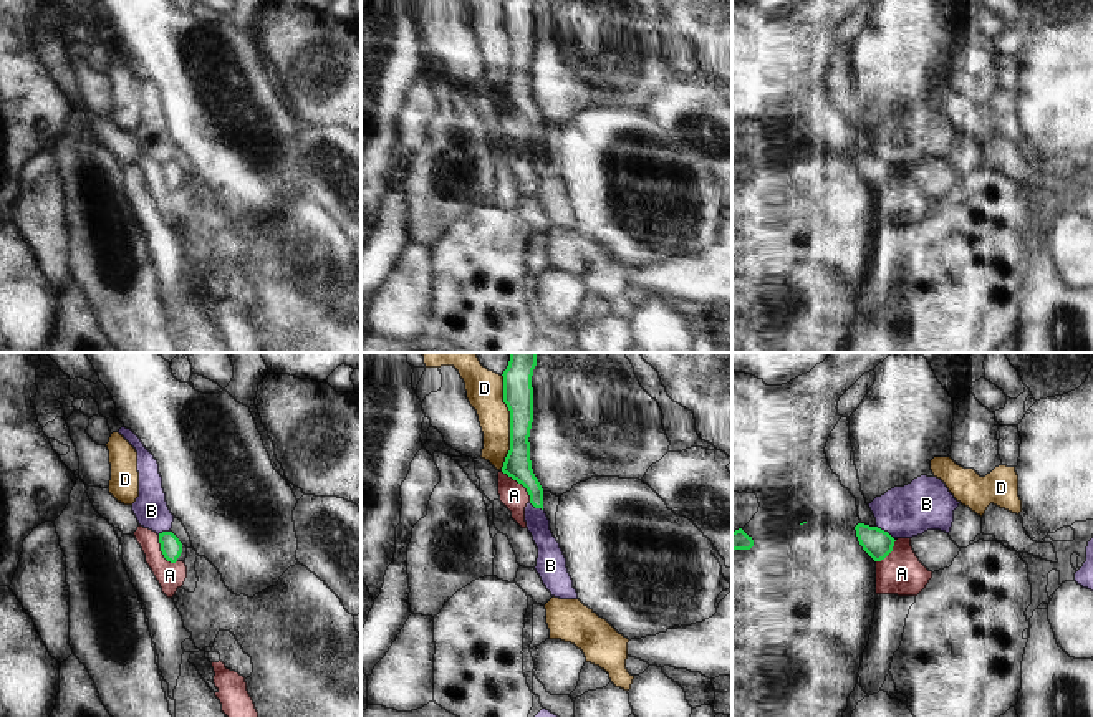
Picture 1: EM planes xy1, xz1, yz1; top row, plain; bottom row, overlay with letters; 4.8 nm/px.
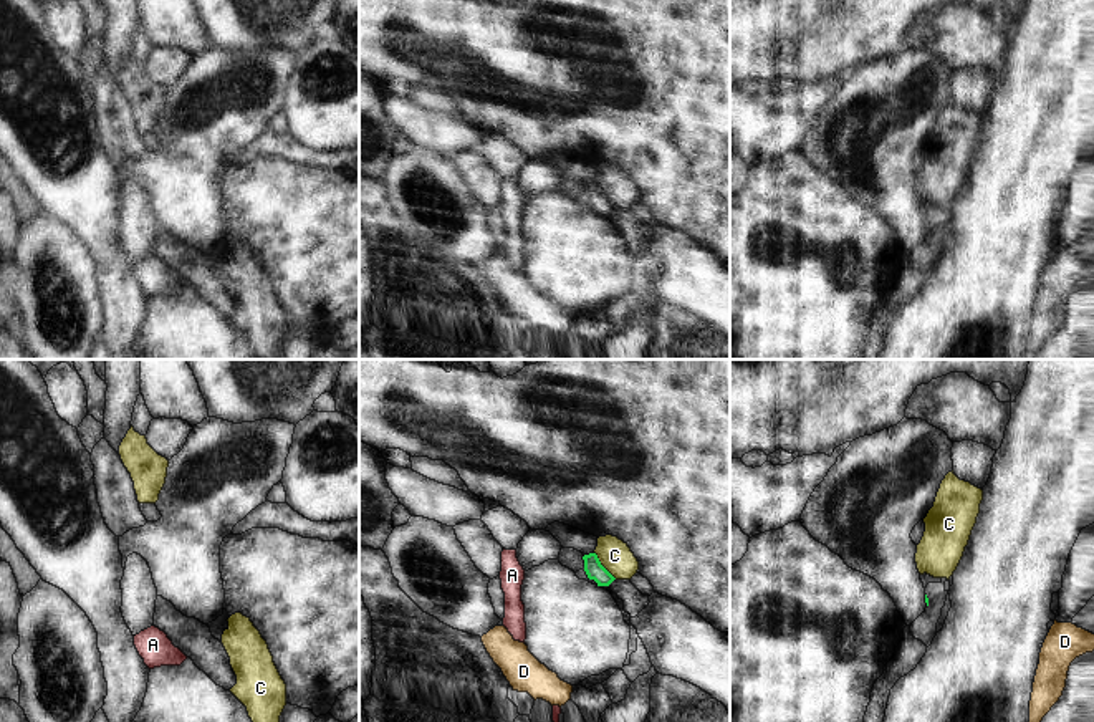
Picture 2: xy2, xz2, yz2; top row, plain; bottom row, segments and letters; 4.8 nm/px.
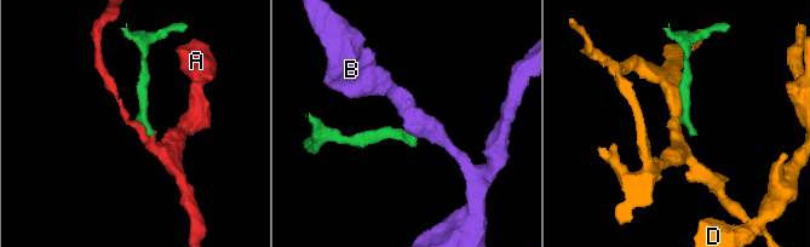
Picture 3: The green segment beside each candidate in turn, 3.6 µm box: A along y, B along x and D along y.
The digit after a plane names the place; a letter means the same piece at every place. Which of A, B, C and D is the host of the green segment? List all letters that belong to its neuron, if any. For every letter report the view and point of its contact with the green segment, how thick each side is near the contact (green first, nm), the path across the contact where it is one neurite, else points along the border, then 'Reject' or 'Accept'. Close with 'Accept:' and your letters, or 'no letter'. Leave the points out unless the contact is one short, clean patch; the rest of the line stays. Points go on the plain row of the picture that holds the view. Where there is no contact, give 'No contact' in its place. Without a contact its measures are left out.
A: Touches green at xz1 (519, 111). Thickness 130 nm (green) against 140 nm. Boundary: xz1 (500, 100), (515, 108), (525, 118), (530, 129). Reject
B: Touches green at yz1 (883, 159). Thickness 140 nm (green) against 260 nm. Boundary: yz1 (876, 154), (893, 168). Reject
C: Touches green at xz2 (601, 194). Thickness 90 nm (green) against 160 nm. Boundary: xz2 (594, 181), (598, 189), (616, 207). Reject
D: Touches green at xz1 (510, 52). Thickness 140 nm (green) against 180 nm. Reject
Accept: no letter

